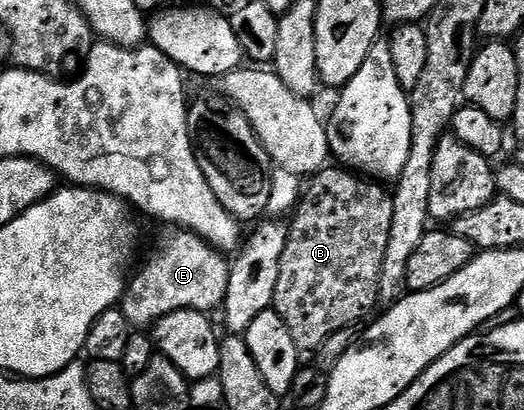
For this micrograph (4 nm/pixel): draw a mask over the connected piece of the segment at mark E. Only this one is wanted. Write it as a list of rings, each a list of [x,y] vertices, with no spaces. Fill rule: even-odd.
[[[173,228],[169,237],[164,237],[156,245],[156,254],[136,273],[136,278],[127,282],[124,296],[120,298],[118,308],[124,312],[126,319],[134,327],[151,327],[158,319],[170,315],[179,309],[197,309],[200,313],[208,313],[212,309],[219,310],[226,299],[228,290],[228,270],[230,261],[219,249],[212,248],[196,233],[186,229]]]

